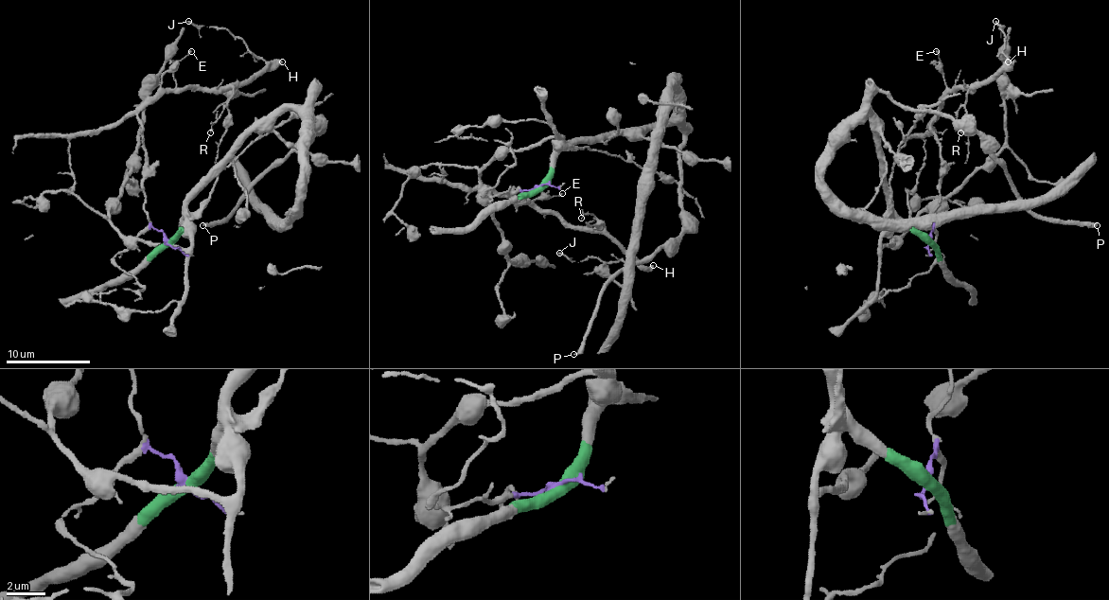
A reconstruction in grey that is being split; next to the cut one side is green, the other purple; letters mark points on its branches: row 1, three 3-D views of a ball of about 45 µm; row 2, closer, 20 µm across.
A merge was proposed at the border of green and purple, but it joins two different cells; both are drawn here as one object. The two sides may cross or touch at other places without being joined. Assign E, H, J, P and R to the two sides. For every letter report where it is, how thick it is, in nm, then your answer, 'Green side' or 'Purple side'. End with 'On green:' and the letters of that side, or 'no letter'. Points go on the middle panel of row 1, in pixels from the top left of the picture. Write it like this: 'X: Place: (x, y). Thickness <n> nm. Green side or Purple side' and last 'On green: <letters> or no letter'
E: Place: (562, 193). Thickness 150 nm. Purple side
H: Place: (653, 265). Thickness 420 nm. Purple side
J: Place: (559, 253). Thickness 200 nm. Purple side
P: Place: (573, 354). Thickness 320 nm. Green side
R: Place: (581, 218). Thickness 140 nm. Purple side
On green: P

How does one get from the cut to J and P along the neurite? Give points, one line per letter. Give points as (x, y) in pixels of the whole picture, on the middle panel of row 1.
J: (537, 186), (519, 188), (517, 197), (508, 191), (575, 227), (605, 229), (637, 260), (577, 262), (558, 252)
P: (537, 186), (560, 150), (588, 147), (677, 185), (683, 231), (601, 292), (573, 353)

